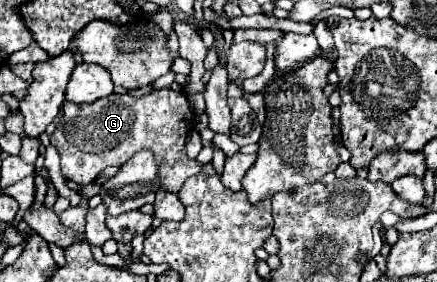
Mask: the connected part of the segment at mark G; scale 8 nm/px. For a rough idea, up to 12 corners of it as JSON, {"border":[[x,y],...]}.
{"border":[[187,95],[65,103],[51,135],[79,185],[151,149],[161,187],[201,169],[185,153]]}

